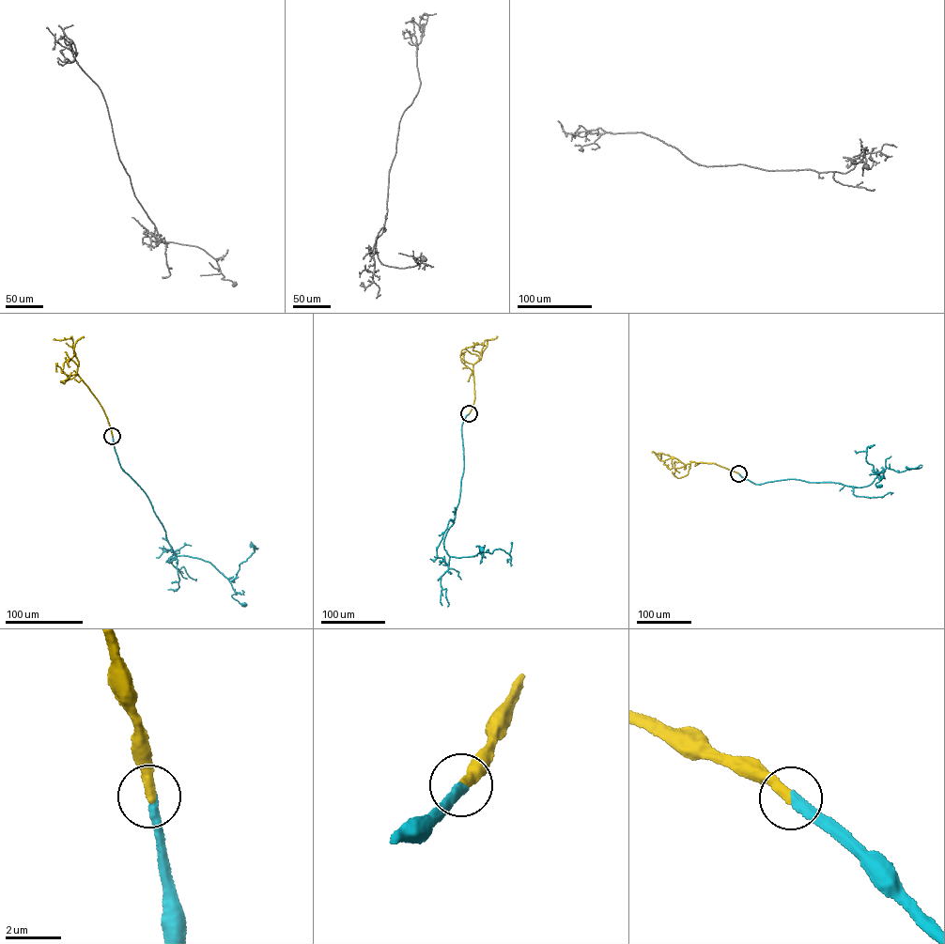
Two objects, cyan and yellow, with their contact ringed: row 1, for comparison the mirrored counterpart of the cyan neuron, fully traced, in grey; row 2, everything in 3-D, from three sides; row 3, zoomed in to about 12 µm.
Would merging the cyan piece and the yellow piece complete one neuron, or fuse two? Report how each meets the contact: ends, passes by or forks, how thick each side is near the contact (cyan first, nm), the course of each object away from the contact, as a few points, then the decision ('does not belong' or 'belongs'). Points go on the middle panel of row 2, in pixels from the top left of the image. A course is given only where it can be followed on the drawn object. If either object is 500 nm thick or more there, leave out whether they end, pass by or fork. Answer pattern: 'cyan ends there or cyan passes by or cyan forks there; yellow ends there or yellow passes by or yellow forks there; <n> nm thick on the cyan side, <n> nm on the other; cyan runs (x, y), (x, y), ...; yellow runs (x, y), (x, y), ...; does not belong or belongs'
cyan ends there; yellow ends there; 360 nm thick on the cyan side, 380 nm on the other; cyan runs (469, 413), (461, 426), (458, 502), (443, 542), (450, 556), (473, 556), (479, 552), (476, 546), (481, 549); yellow runs (469, 413), (474, 397), (472, 365), (480, 359), (487, 347), (472, 342); belongs

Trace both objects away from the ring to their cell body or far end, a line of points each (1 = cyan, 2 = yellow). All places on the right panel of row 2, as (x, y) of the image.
1: (738, 473), (757, 484), (796, 479), (859, 487), (876, 477), (876, 469), (879, 481), (875, 485), (880, 486)
2: (738, 473), (713, 463), (693, 461), (685, 465), (661, 453), (660, 459)

